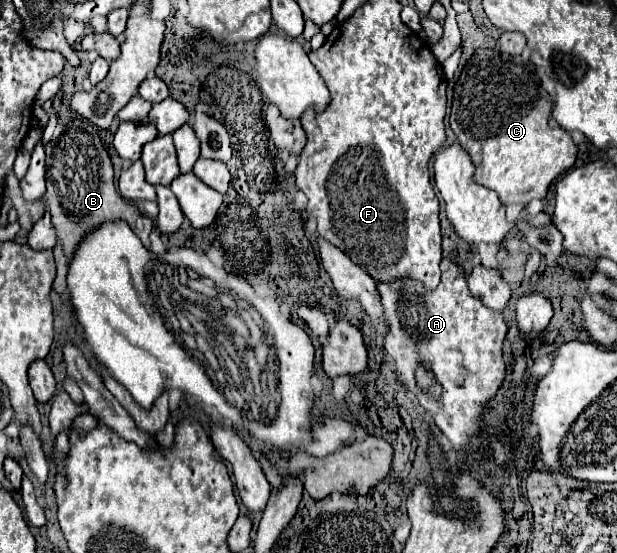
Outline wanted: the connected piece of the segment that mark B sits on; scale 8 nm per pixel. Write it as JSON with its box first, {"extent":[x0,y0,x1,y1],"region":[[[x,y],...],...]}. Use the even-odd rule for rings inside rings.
{"extent":[45,118,153,298],"region":[[[73,118],[63,126],[63,132],[49,140],[45,146],[47,152],[47,190],[45,190],[45,202],[51,212],[51,222],[57,234],[57,244],[53,248],[55,264],[57,264],[57,276],[53,282],[53,288],[67,298],[65,290],[65,276],[67,276],[67,264],[71,262],[73,250],[79,244],[79,240],[85,236],[87,230],[95,228],[97,224],[105,220],[121,218],[125,220],[131,230],[141,238],[145,246],[149,246],[149,232],[153,230],[153,220],[143,216],[135,204],[127,204],[115,190],[113,182],[113,166],[111,158],[99,138],[99,130],[89,124],[83,118]],[[83,158],[97,158],[95,160],[83,160]],[[77,164],[83,164],[83,176],[77,176]]]}

